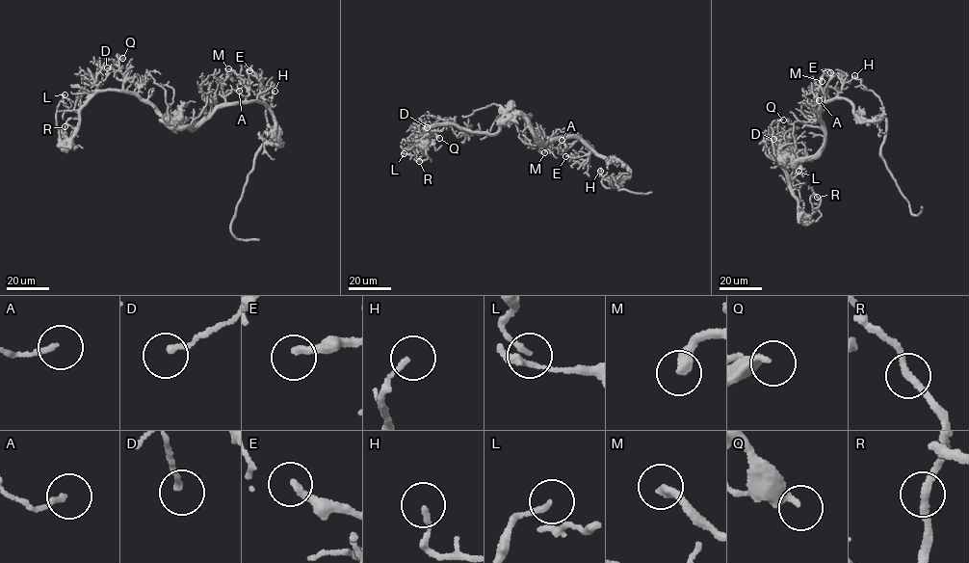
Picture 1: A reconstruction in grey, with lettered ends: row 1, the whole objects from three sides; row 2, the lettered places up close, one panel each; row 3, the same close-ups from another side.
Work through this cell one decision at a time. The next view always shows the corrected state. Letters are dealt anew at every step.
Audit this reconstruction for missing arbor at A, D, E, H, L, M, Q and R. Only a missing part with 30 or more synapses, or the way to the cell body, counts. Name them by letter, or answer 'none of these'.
none of these

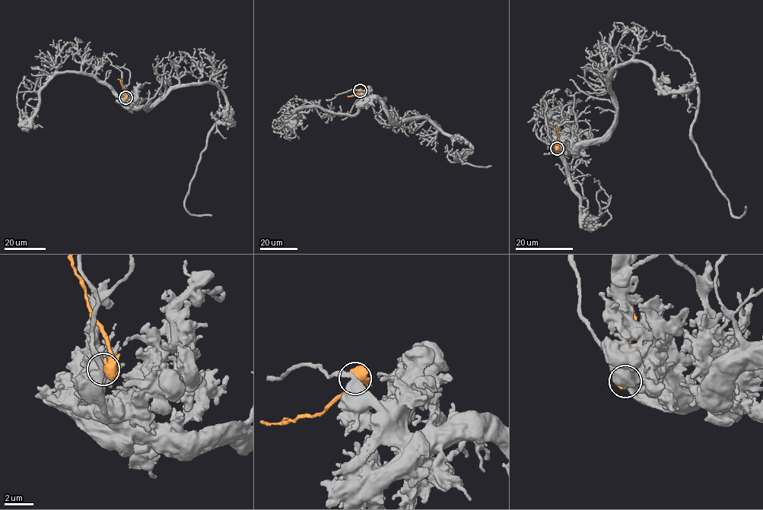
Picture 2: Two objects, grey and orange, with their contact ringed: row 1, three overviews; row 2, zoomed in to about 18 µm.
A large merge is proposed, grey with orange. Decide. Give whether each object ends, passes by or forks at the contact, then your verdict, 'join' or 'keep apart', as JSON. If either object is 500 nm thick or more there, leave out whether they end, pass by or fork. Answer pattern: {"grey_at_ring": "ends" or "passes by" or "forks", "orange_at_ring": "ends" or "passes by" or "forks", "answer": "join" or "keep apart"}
{"answer": "join"}

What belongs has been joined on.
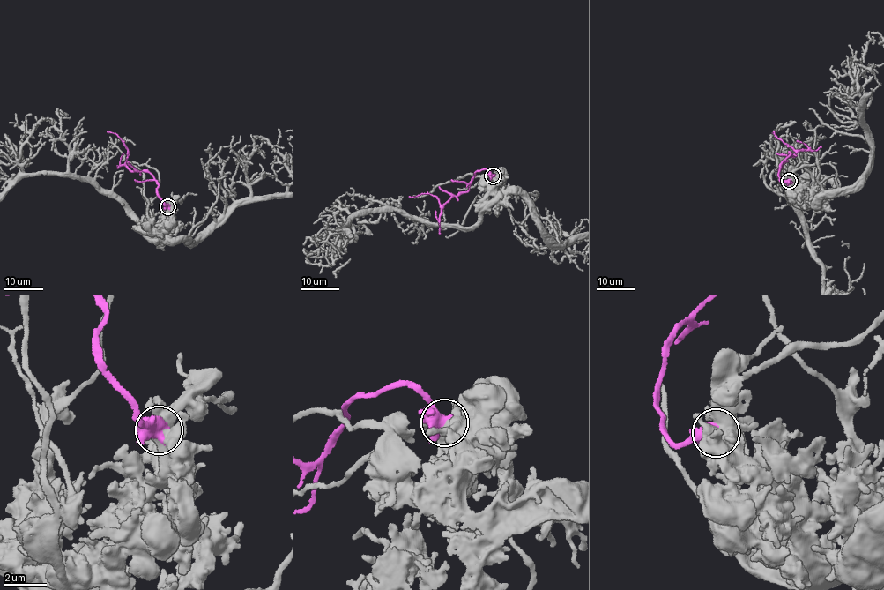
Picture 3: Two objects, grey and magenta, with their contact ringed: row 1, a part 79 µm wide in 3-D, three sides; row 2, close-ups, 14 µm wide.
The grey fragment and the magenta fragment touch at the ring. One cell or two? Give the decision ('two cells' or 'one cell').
one cell

